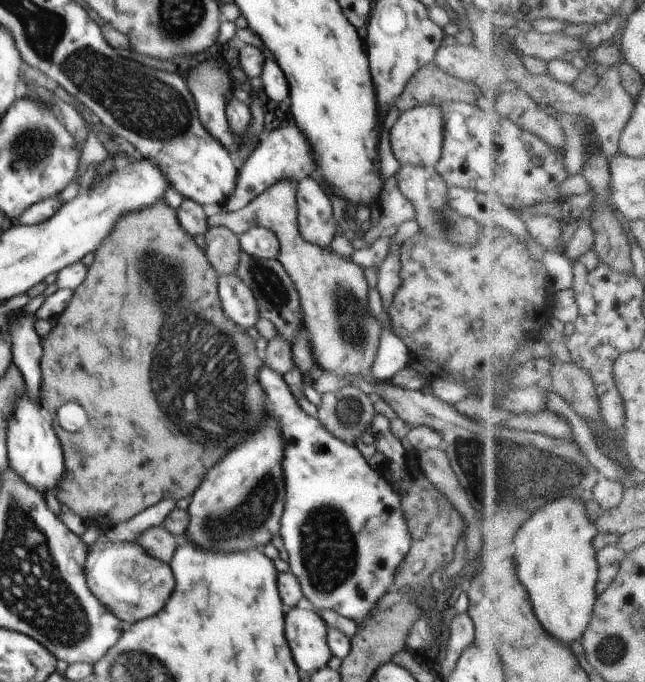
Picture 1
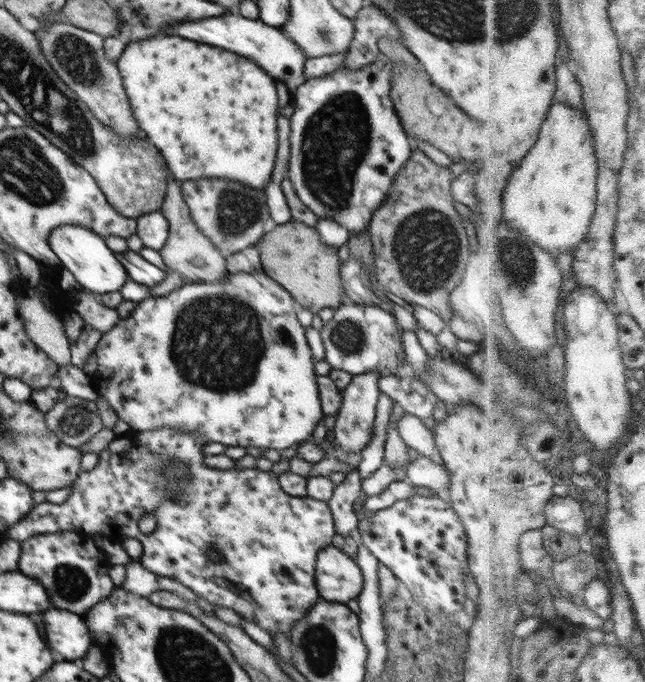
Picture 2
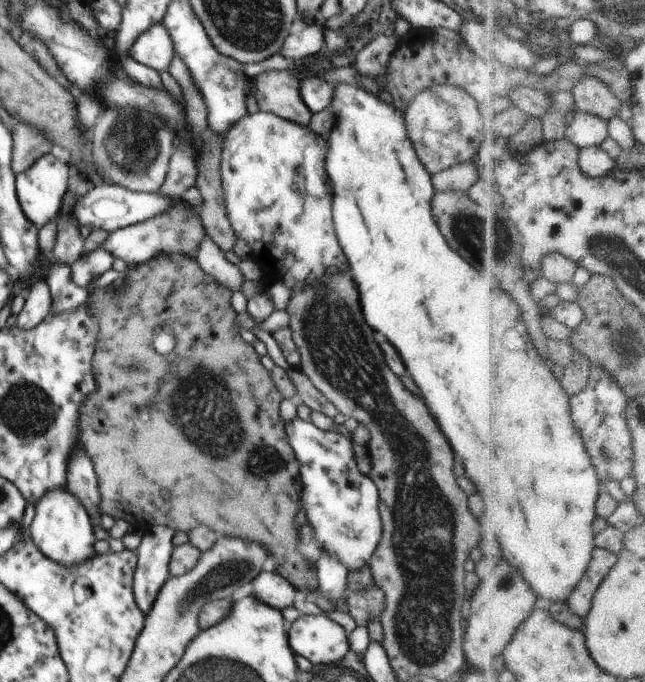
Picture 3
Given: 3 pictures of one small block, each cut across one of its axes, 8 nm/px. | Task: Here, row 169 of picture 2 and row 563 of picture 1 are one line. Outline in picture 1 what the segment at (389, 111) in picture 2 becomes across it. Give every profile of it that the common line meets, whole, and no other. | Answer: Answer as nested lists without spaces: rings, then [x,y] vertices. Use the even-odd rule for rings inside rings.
[[[263,364],[258,380],[267,395],[272,418],[278,420],[286,442],[281,460],[286,498],[279,534],[288,552],[289,571],[300,582],[303,596],[312,602],[314,610],[334,610],[358,623],[376,610],[374,606],[382,597],[389,595],[396,568],[410,550],[412,535],[404,518],[400,497],[387,479],[370,467],[368,459],[356,445],[348,445],[343,439],[336,438],[320,424],[318,418],[302,411],[283,376]]]

